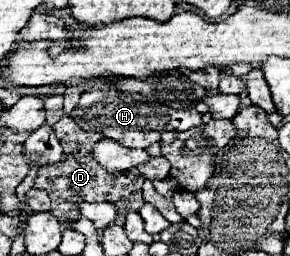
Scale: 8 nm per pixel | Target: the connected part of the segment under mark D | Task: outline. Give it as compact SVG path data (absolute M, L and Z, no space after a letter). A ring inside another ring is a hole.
M63 116L53 126L53 130L55 130L57 138L61 140L63 160L57 162L57 164L41 166L37 170L37 178L35 178L35 186L49 192L49 196L51 196L53 216L57 216L67 226L71 226L71 222L77 222L81 218L79 206L83 202L119 202L119 200L129 200L131 198L131 194L135 192L133 180L125 172L107 172L91 156L93 144L103 138L101 134L83 132L71 116Z

